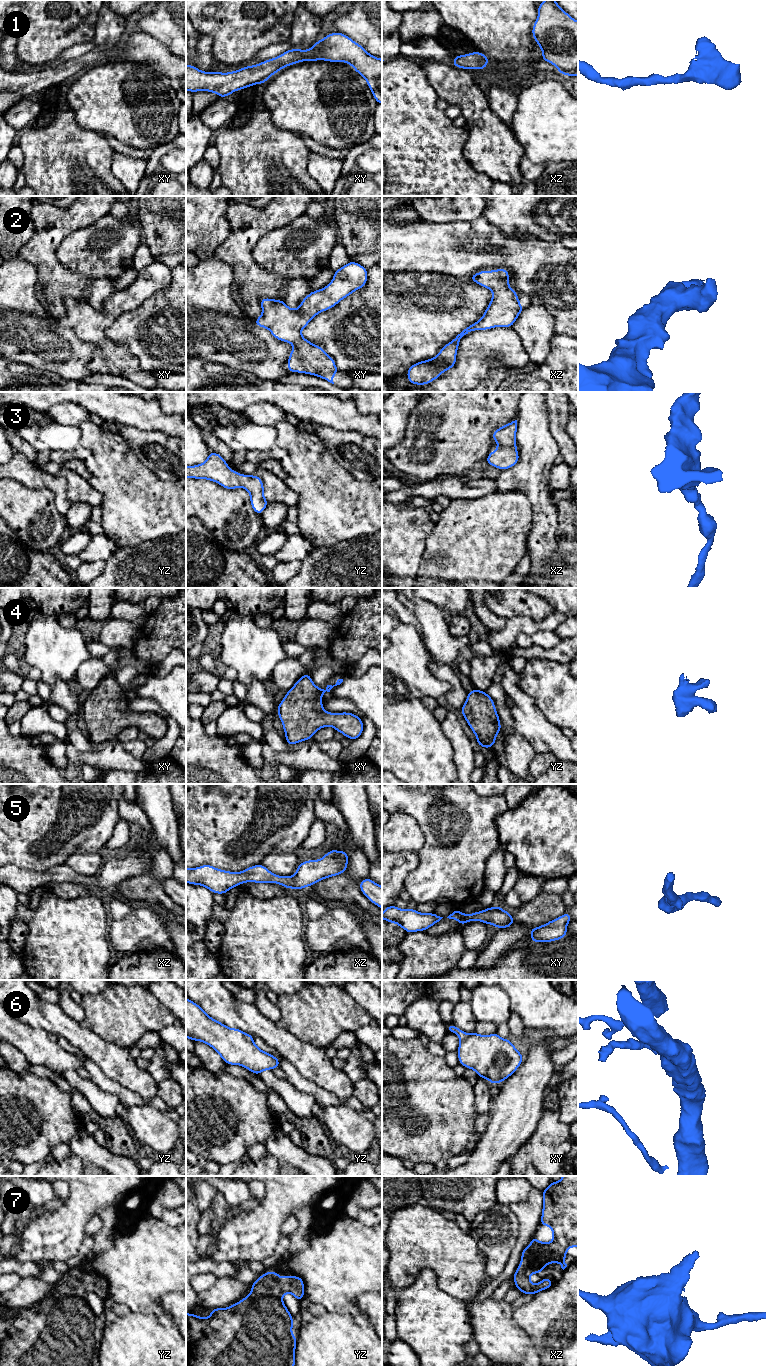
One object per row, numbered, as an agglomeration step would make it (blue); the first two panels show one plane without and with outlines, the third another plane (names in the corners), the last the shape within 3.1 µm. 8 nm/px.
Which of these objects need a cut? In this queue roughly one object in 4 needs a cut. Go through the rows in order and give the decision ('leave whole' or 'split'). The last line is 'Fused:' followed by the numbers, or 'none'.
1: leave whole
2: leave whole
3: leave whole
4: leave whole
5: leave whole
6: split
7: leave whole
Fused: 6

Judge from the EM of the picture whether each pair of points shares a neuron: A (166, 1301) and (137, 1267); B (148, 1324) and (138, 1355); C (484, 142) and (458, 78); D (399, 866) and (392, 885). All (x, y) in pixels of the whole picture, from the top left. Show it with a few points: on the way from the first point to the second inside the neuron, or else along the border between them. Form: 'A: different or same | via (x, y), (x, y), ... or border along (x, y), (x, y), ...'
A: different | border along (175, 1292), (169, 1292), (160, 1299), (164, 1313)
B: same | via (148, 1332), (146, 1347)
C: same | via (483, 126), (473, 102), (466, 94)
D: same | via (394, 871), (392, 873), (392, 880)

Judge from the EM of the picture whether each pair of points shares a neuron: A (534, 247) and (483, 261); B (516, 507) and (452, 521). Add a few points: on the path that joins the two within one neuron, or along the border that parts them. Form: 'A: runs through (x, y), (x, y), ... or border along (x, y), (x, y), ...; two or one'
A: runs through (521, 254), (496, 257); one
B: runs through (500, 521), (468, 521); one

